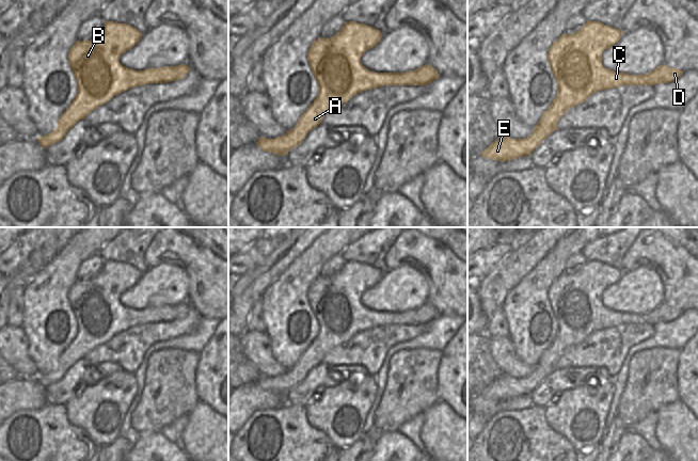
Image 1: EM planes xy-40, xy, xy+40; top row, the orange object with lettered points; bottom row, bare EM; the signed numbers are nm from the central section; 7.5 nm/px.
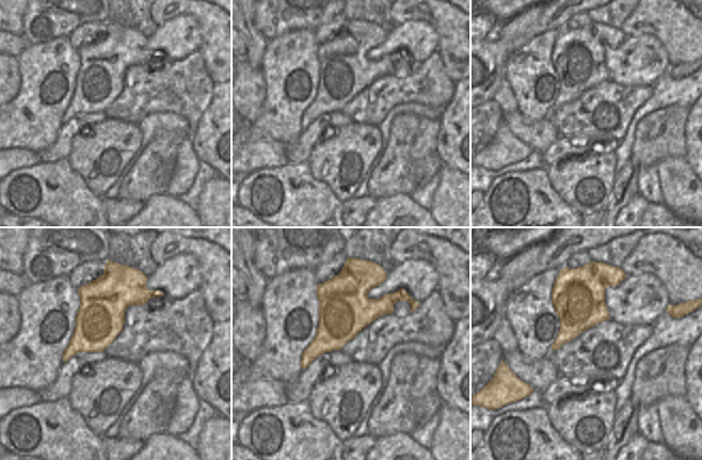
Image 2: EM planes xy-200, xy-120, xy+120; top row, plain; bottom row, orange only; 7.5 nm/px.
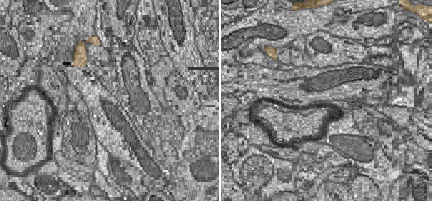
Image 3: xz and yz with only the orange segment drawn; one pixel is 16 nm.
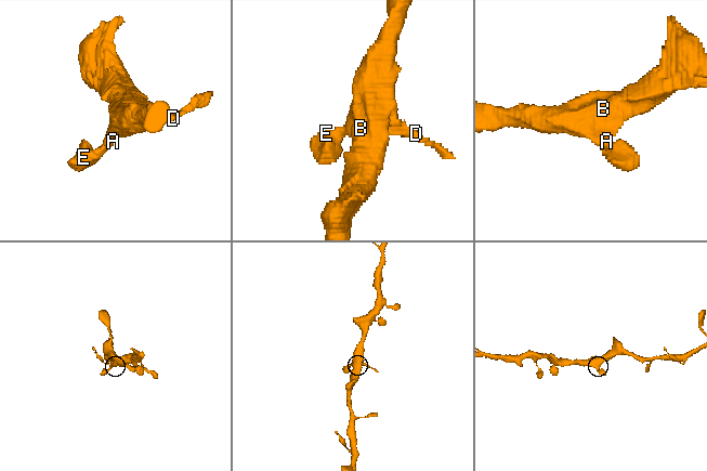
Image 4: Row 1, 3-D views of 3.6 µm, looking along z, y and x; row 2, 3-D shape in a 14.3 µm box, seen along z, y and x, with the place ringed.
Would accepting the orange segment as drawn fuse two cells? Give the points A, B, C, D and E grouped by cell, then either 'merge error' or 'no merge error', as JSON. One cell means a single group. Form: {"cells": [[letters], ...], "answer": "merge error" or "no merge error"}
{"cells": [["A", "B", "C", "D", "E"]], "answer": "no merge error"}

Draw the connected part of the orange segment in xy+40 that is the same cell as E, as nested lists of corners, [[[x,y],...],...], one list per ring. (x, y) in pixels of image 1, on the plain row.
[[[587,260],[577,271],[562,273],[549,287],[546,298],[557,321],[557,334],[544,350],[534,370],[526,378],[511,378],[502,373],[480,394],[483,397],[505,401],[522,395],[529,395],[554,369],[559,357],[571,347],[587,339],[594,331],[609,329],[620,324],[656,324],[669,322],[683,313],[678,307],[665,303],[646,314],[626,314],[609,309],[602,304],[602,291],[619,281],[623,270],[599,260]]]

